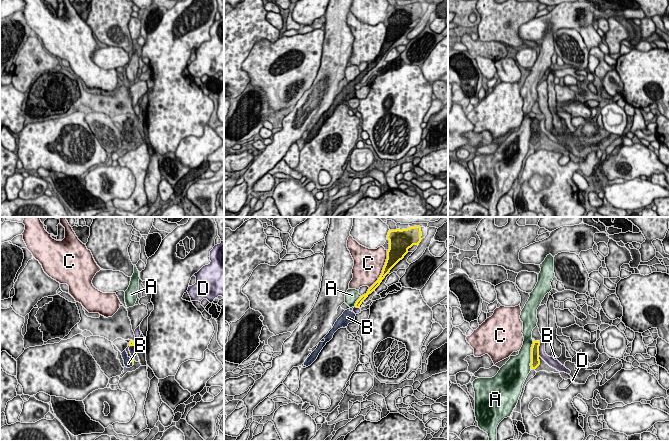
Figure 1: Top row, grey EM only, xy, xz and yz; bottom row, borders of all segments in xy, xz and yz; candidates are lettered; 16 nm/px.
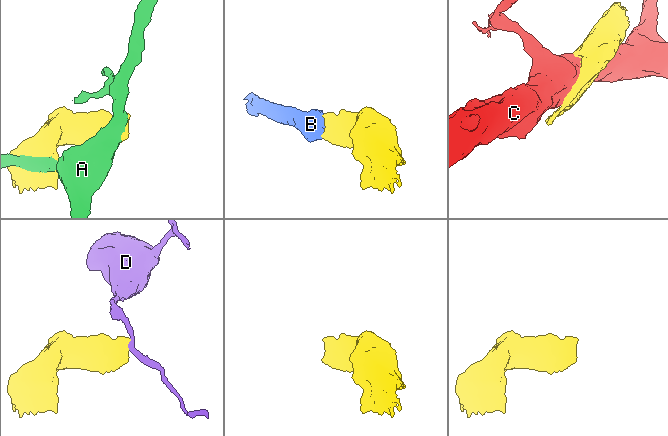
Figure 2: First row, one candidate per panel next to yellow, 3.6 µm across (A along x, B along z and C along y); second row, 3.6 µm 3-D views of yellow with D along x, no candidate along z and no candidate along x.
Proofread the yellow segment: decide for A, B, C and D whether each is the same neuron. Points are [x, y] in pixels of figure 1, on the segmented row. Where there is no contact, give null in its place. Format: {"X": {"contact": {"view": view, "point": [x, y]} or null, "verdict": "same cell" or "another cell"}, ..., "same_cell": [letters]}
{"A": {"contact": {"view": "yz", "point": [531, 354]}, "verdict": "another cell"}, "B": {"contact": {"view": "xy", "point": [132, 361]}, "verdict": "same cell"}, "C": {"contact": {"view": "xz", "point": [382, 270]}, "verdict": "another cell"}, "D": {"contact": {"view": "yz", "point": [538, 349]}, "verdict": "another cell"}, "same_cell": ["B"]}

